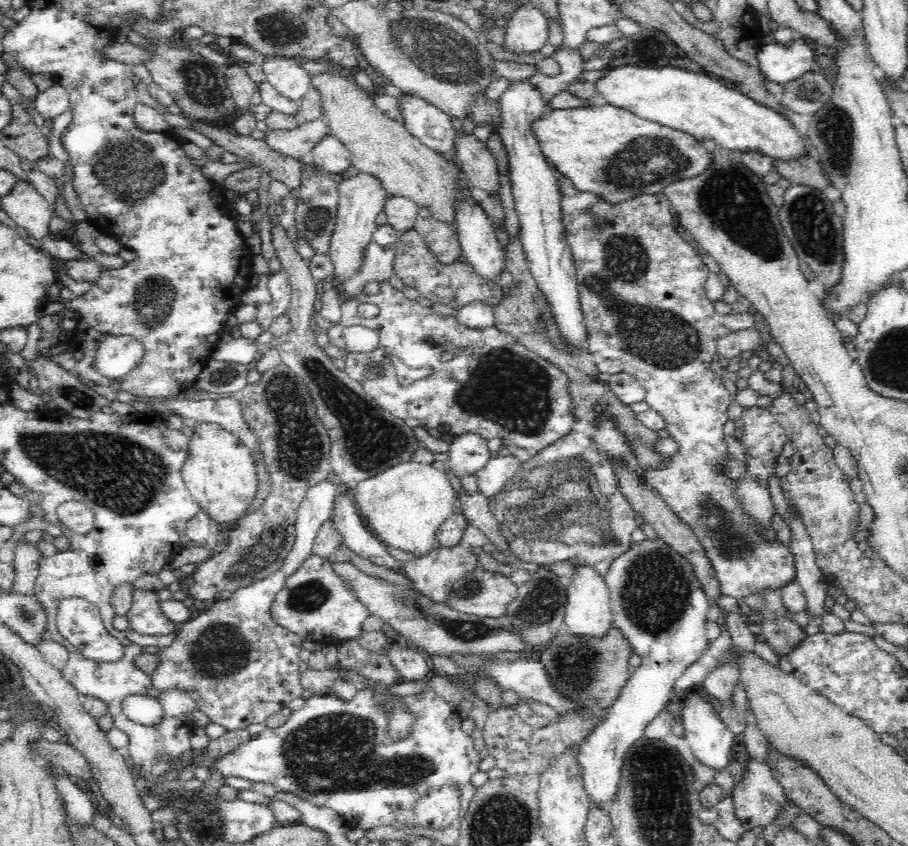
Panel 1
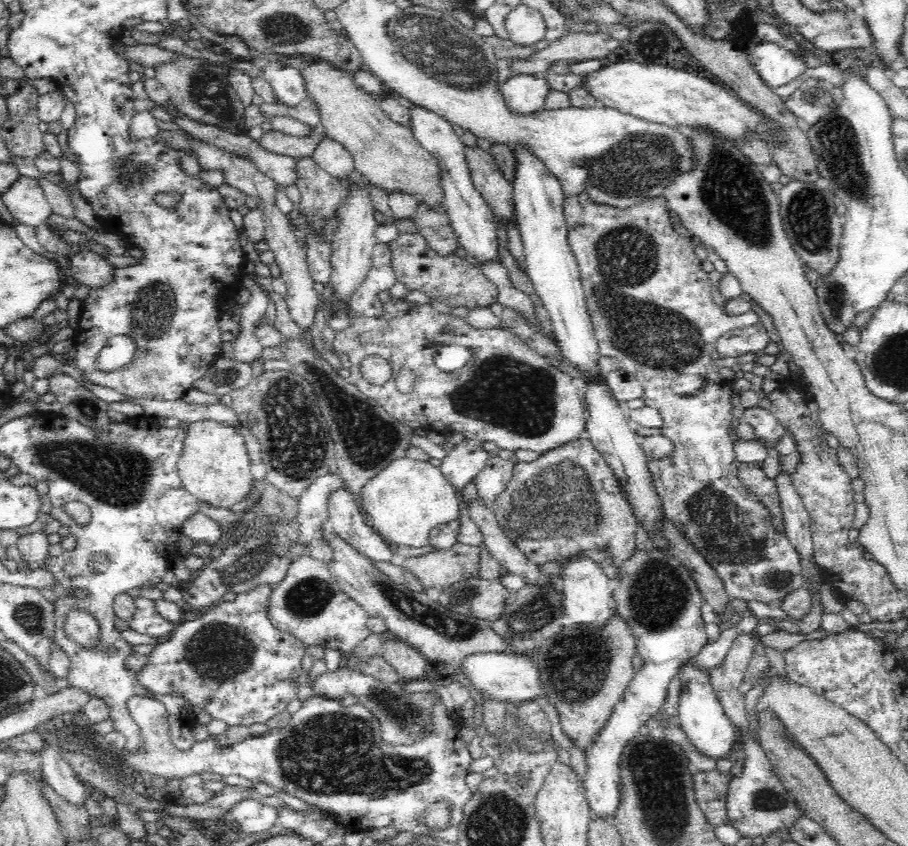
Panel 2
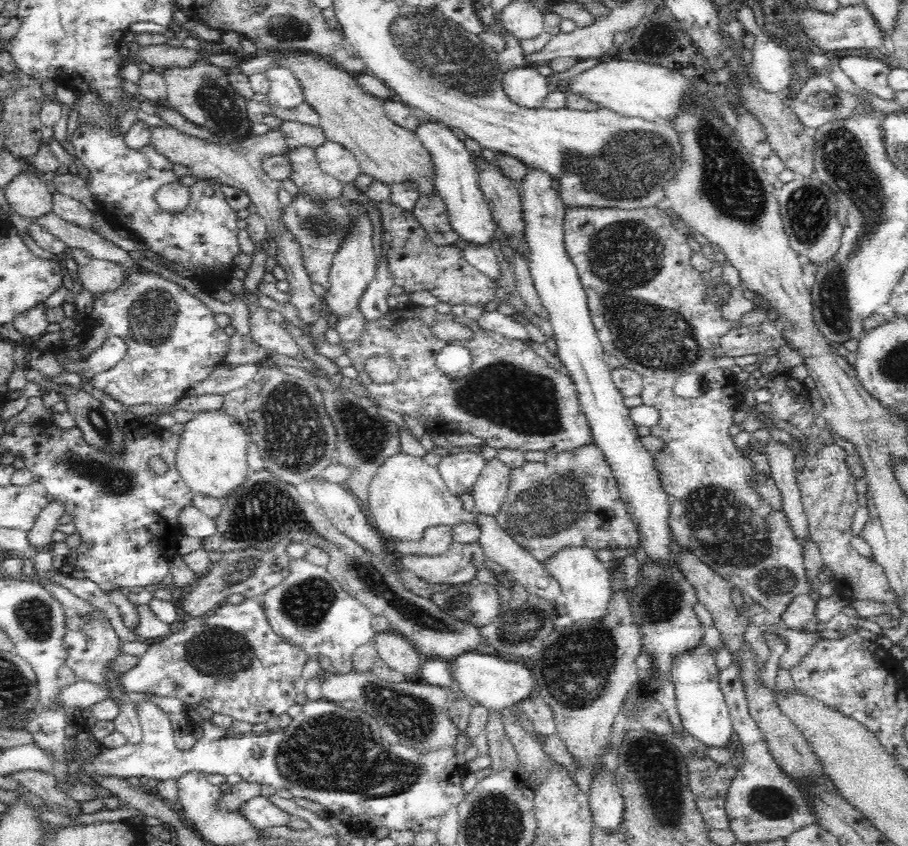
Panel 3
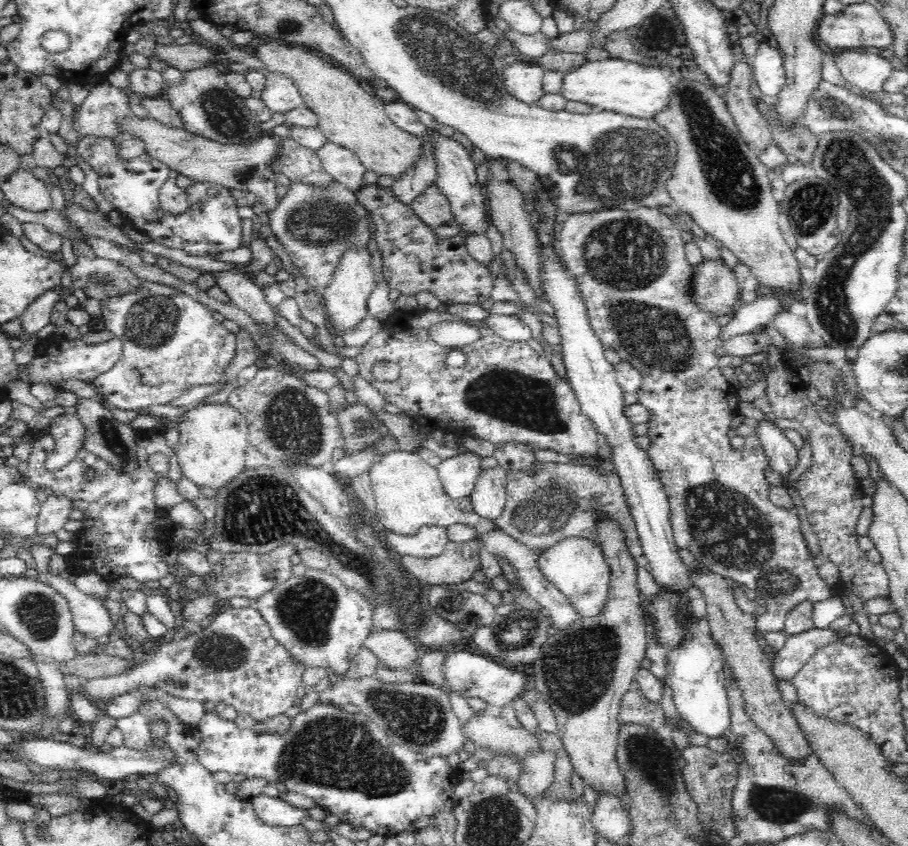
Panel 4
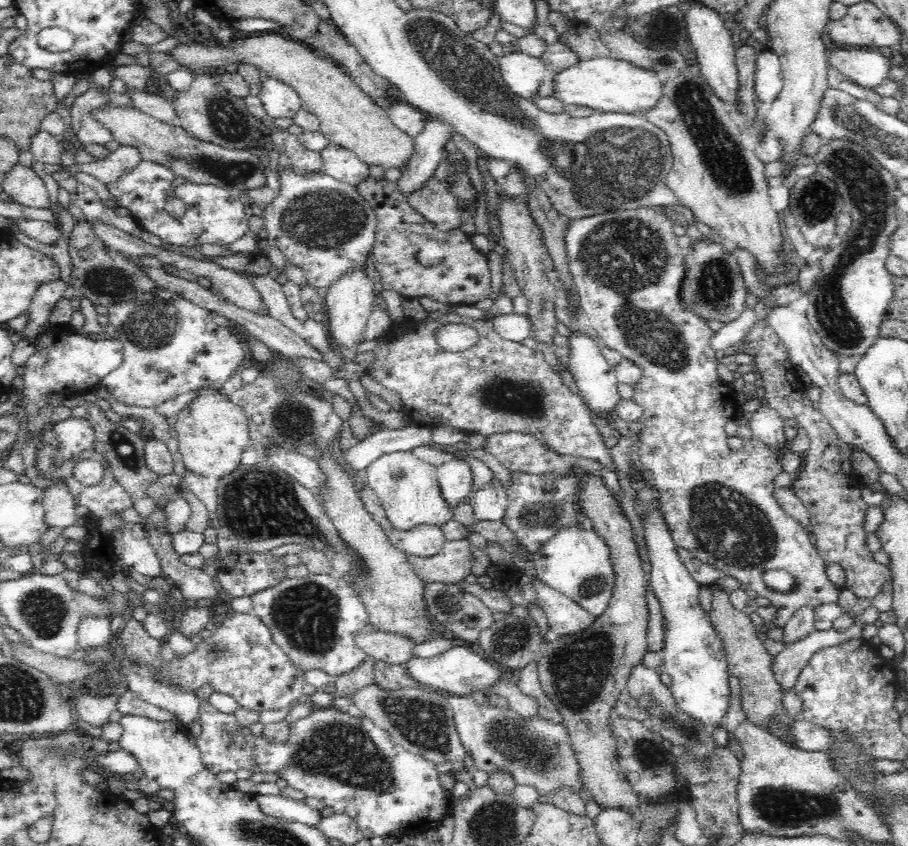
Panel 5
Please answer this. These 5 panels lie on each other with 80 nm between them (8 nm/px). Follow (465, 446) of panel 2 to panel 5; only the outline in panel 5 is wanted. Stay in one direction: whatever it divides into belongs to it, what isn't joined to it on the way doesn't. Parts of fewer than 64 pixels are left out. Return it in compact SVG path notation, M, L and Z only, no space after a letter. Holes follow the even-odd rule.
M454 457L450 462L437 467L437 477L441 486L442 495L453 507L466 501L472 493L472 468L466 458Z

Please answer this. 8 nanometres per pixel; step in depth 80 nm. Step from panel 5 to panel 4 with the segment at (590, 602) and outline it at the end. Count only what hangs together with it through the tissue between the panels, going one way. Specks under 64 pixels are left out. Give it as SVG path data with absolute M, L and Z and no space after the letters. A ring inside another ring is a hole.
M568 538L540 554L538 567L566 595L578 616L592 618L602 614L609 594L611 570L600 543L594 544L585 538Z

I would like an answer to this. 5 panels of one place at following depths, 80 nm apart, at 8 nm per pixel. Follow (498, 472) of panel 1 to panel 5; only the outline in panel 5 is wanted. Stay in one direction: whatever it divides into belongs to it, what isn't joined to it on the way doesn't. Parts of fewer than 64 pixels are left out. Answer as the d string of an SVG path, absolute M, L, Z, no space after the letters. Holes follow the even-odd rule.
M498 478L486 482L480 490L470 493L471 505L474 508L474 519L501 521L507 510L507 489Z

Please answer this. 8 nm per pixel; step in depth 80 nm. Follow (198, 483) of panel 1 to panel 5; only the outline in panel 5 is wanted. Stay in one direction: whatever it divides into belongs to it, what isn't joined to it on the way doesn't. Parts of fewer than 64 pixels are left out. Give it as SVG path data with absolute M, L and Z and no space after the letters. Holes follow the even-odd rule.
M202 389L200 397L178 414L172 431L179 441L180 456L185 470L198 478L221 480L232 474L240 462L246 446L250 446L248 418L219 390Z

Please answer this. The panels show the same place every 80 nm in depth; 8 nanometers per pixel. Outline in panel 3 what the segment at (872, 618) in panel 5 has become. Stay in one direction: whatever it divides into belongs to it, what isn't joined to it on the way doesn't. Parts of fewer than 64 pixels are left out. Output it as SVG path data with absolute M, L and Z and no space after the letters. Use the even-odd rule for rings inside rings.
M784 624L772 627L762 626L762 628L764 631L768 628L770 632L779 634L786 640L787 649L779 660L779 667L786 670L789 670L792 665L795 665L818 639L822 639L816 631L806 632L794 630L786 627Z

